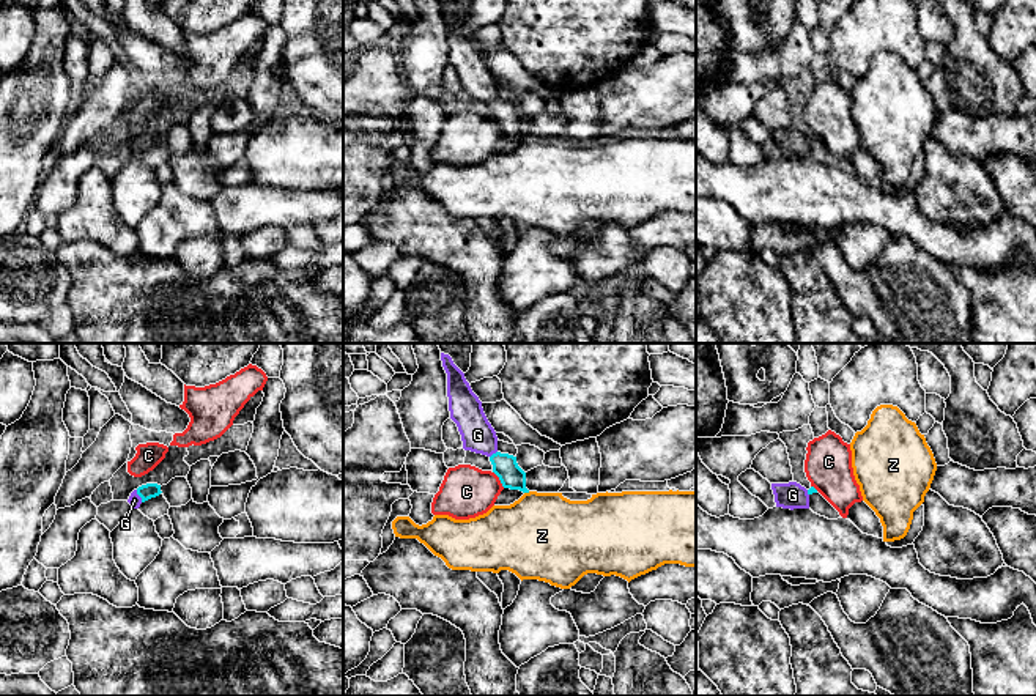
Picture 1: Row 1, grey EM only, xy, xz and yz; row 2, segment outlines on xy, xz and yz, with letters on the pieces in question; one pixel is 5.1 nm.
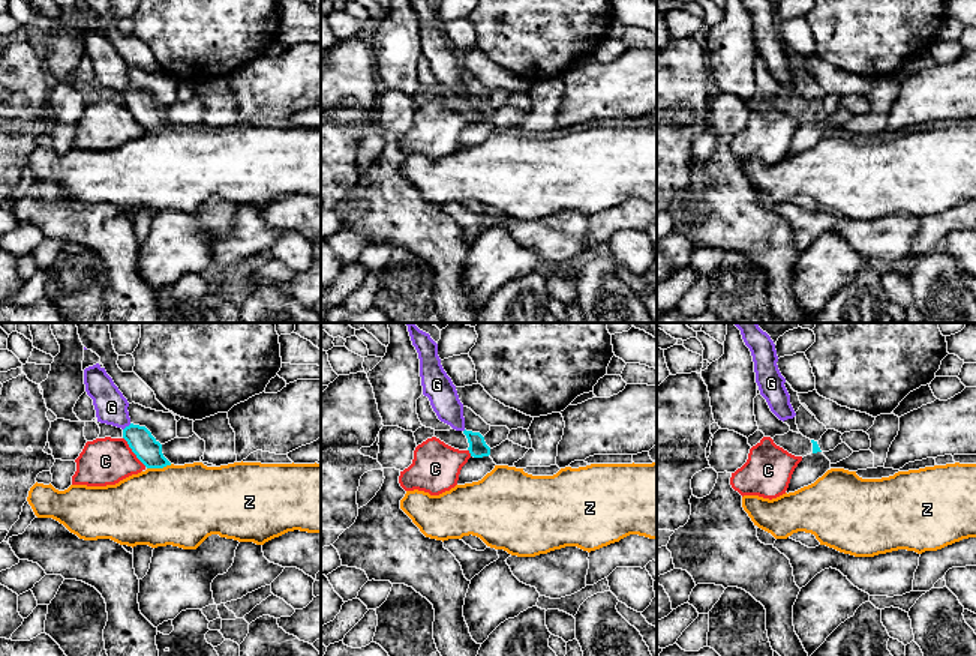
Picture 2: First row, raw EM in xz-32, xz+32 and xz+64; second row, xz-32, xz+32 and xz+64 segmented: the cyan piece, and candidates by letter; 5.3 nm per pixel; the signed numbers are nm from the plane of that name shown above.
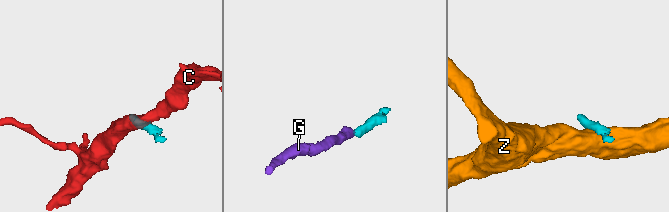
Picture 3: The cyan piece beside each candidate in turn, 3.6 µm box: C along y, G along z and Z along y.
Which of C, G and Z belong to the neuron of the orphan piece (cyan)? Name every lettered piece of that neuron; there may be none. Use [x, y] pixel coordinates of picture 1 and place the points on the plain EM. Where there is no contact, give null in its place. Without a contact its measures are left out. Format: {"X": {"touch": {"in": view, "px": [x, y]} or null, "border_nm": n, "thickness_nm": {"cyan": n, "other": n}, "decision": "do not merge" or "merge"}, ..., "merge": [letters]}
{"C": {"touch": {"in": "xz", "px": [499, 126]}, "border_nm": 110, "thickness_nm": {"cyan": 120, "other": 280}, "decision": "do not merge"}, "G": {"touch": {"in": "xy", "px": [139, 142]}, "border_nm": 70, "thickness_nm": {"cyan": 80, "other": 70}, "decision": "merge"}, "Z": {"touch": {"in": "xz", "px": [526, 139]}, "border_nm": 30, "thickness_nm": {"cyan": 120, "other": 440}, "decision": "do not merge"}, "merge": ["G"]}

